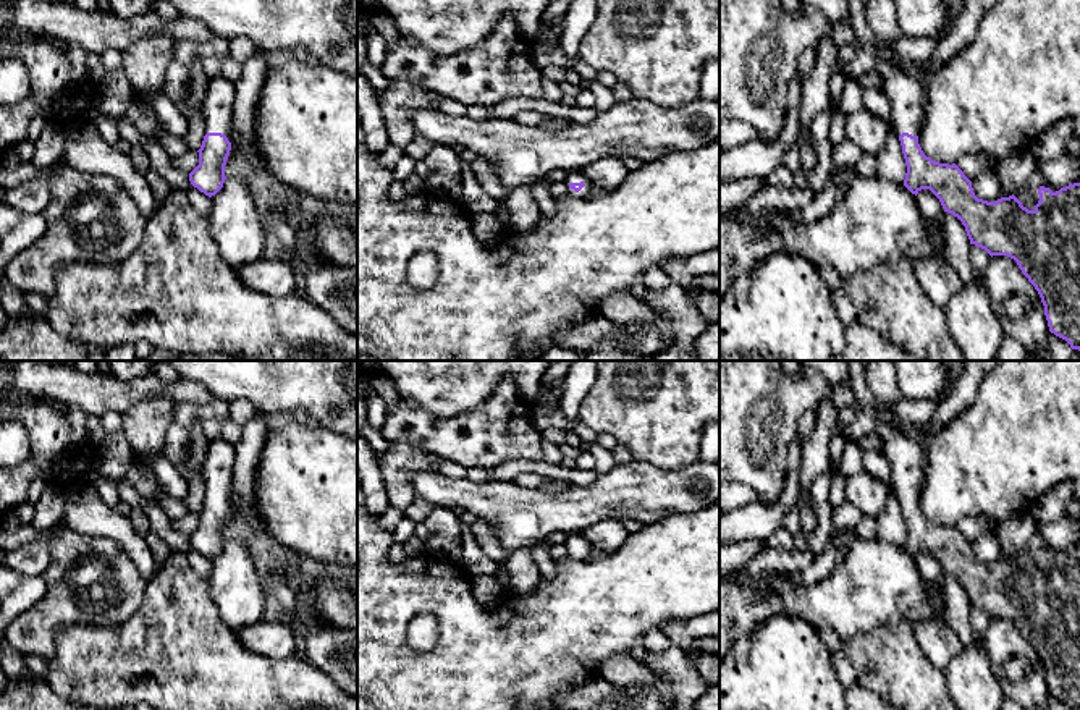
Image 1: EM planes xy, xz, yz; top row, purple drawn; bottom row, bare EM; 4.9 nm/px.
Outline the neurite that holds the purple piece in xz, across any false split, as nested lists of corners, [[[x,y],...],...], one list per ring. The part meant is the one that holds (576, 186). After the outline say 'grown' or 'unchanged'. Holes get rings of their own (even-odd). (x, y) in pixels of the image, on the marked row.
[[[567,171],[564,183],[567,186],[567,194],[576,197],[592,197],[597,191],[595,186],[579,171]]]; grown

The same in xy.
[[[221,74],[209,84],[202,113],[205,136],[199,152],[199,165],[189,173],[189,181],[205,196],[215,196],[226,180],[225,165],[233,141],[233,104],[236,84]]]; grown

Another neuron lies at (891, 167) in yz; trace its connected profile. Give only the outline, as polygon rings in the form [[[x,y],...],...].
[[[889,128],[883,149],[876,154],[875,176],[889,183],[904,183],[907,173],[899,136]]]

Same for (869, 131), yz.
[[[862,108],[847,116],[844,125],[846,137],[855,142],[863,154],[878,154],[888,137],[889,121]]]

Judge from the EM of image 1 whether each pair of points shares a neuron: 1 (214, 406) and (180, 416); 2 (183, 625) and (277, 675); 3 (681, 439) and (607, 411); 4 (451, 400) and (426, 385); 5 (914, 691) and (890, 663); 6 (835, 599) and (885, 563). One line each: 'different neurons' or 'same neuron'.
1: same neuron
2: same neuron
3: same neuron
4: same neuron
5: same neuron
6: same neuron

